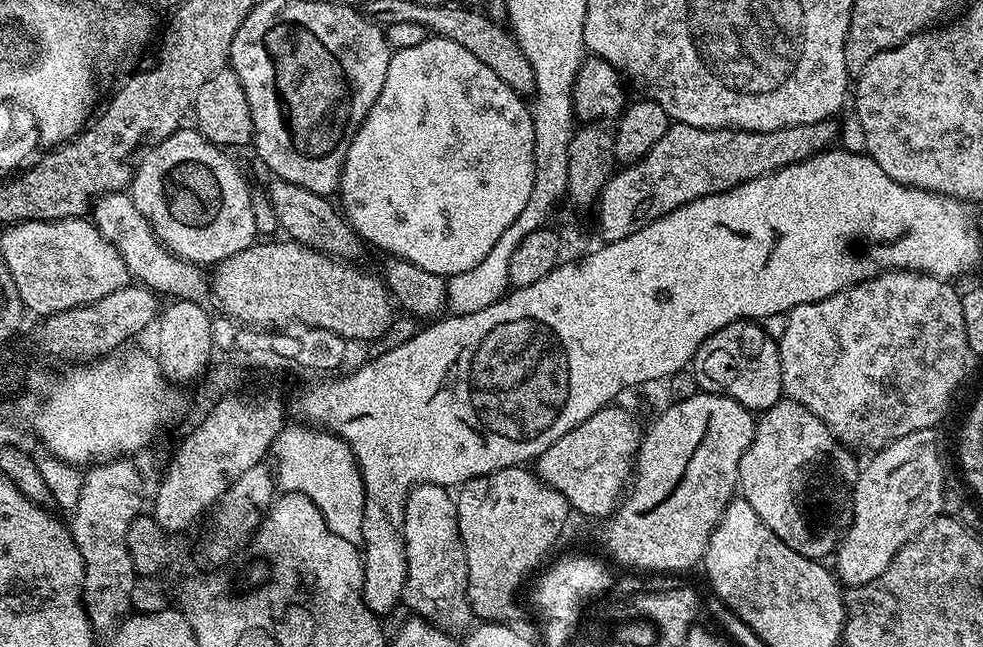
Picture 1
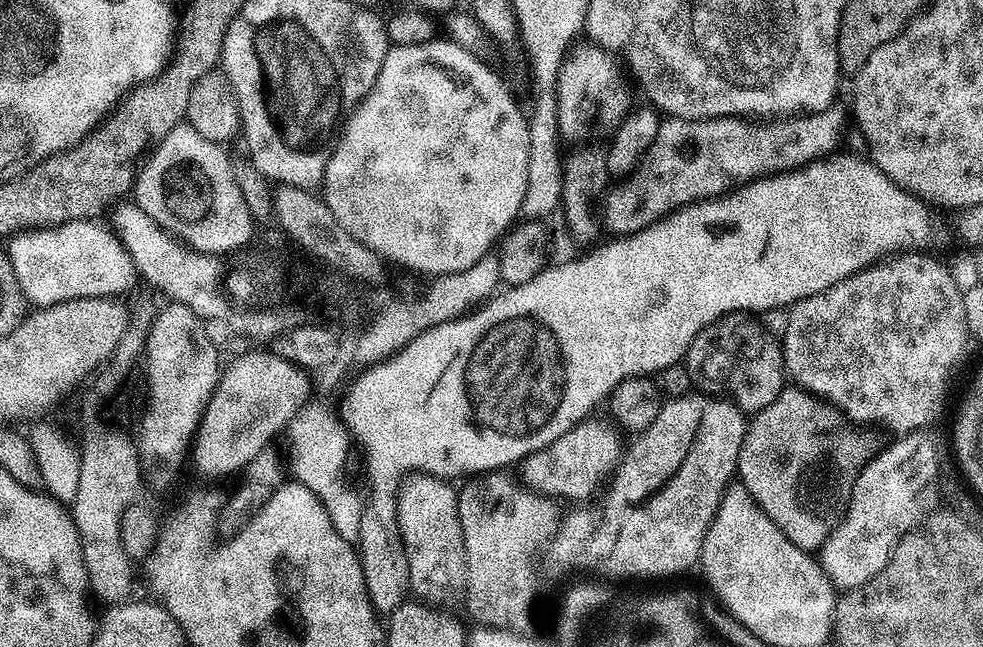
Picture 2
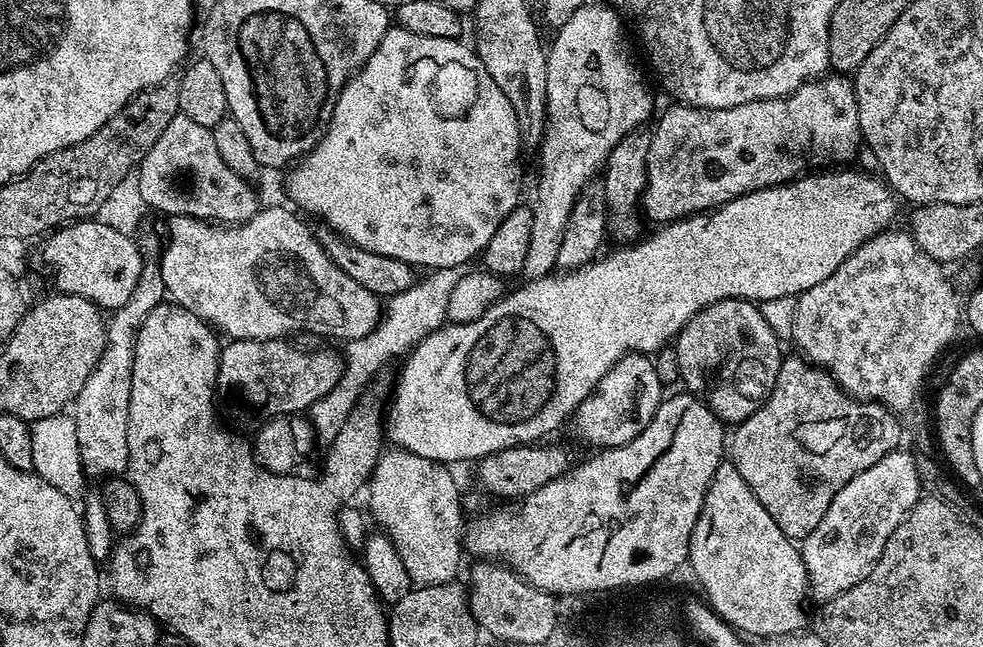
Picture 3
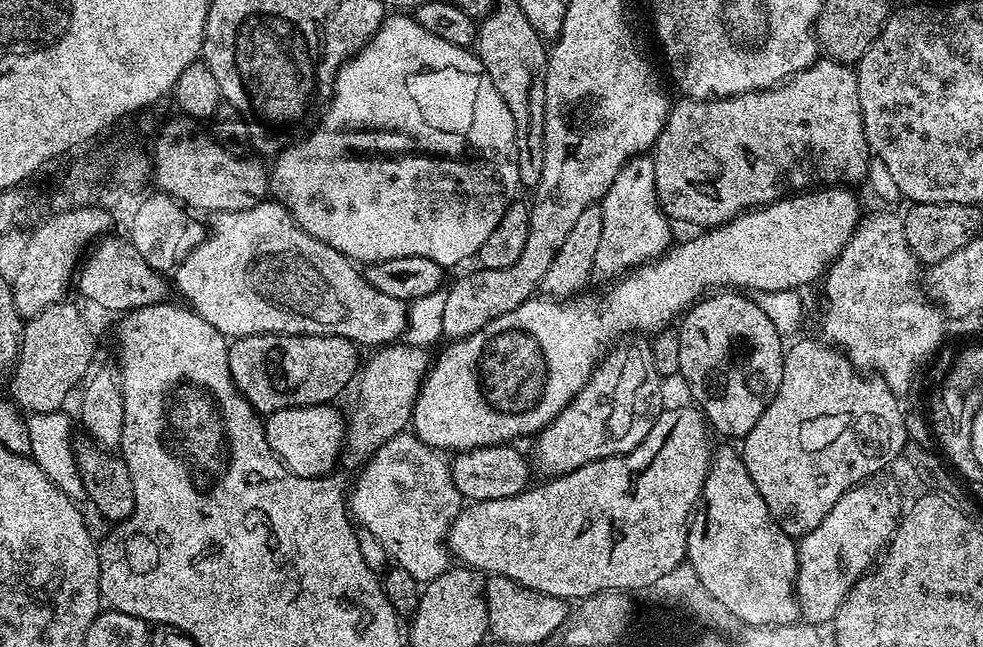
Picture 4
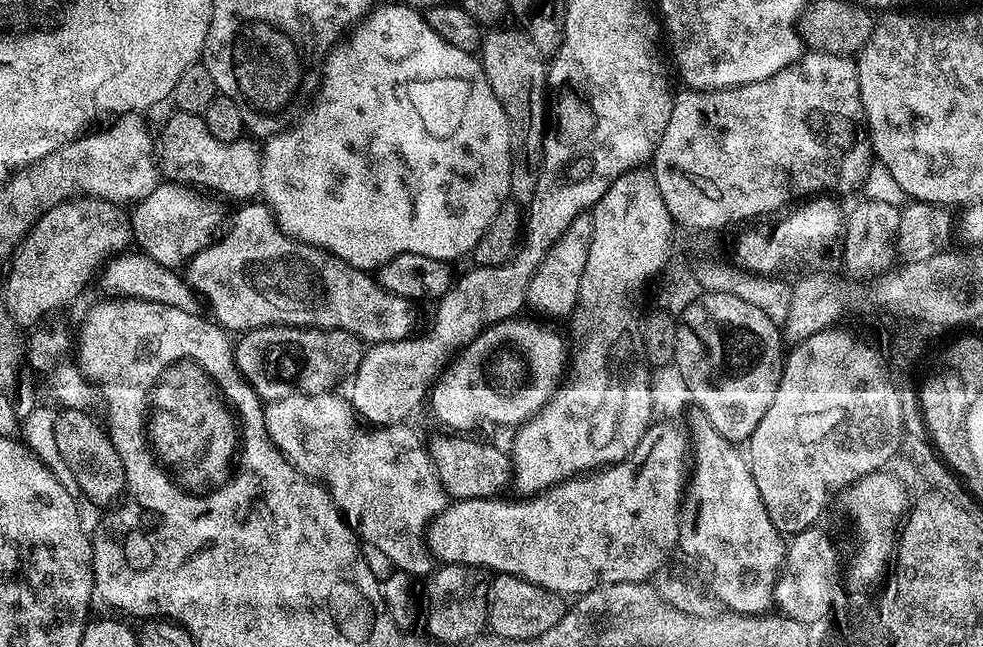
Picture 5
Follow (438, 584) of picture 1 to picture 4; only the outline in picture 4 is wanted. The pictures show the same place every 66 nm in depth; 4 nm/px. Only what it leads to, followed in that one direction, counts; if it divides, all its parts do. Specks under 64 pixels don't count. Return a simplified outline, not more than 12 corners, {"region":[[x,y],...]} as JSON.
{"region":[[411,431],[367,457],[351,519],[418,582],[450,567],[462,507]]}

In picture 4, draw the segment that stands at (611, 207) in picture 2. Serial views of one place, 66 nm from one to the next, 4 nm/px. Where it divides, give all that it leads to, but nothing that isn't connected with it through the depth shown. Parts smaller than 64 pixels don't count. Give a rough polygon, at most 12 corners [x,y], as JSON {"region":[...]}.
{"region":[[855,71],[680,98],[650,155],[669,221],[716,228],[870,153]]}

